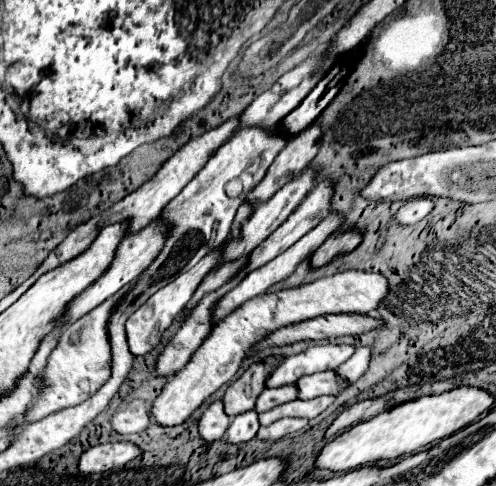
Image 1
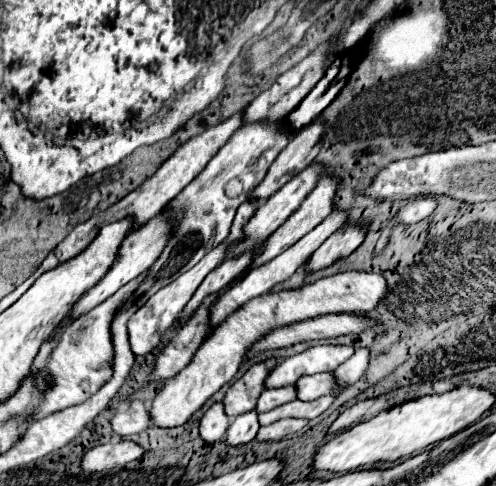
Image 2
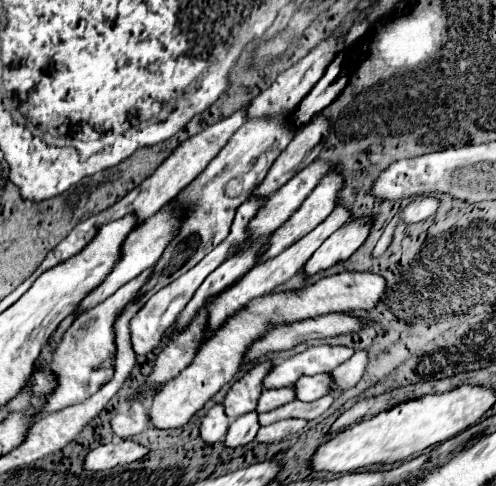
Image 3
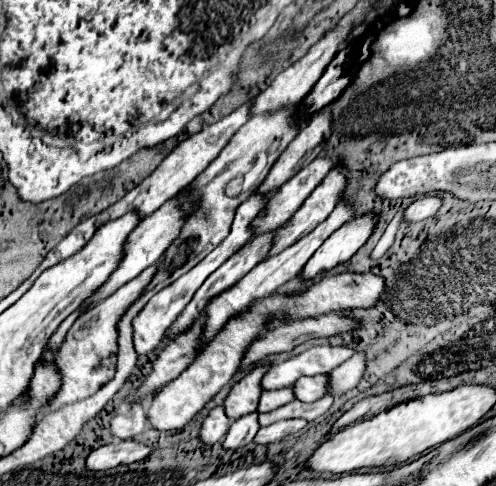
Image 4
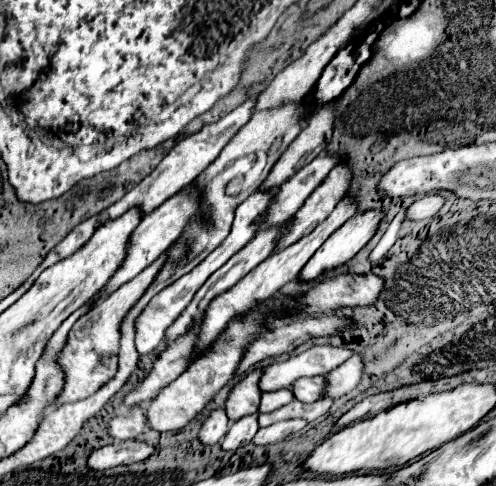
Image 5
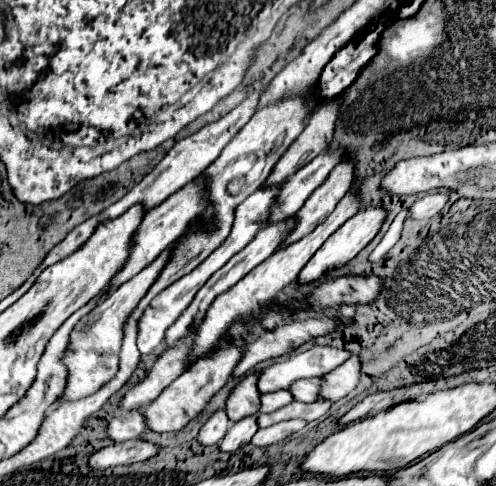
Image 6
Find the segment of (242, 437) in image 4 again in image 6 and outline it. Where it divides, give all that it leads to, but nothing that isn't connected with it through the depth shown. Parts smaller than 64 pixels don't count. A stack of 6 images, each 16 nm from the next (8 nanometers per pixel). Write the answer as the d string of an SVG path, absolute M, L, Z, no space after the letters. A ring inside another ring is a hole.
M246 416L246 418L234 422L232 428L228 430L228 434L224 436L224 440L220 442L220 450L236 452L240 446L246 446L252 440L256 430L258 430L256 416Z

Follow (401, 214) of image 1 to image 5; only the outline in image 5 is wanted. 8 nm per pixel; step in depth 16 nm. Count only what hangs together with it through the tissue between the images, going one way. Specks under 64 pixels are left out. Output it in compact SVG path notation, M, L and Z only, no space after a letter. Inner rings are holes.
M426 194L418 198L408 210L406 210L406 220L424 220L432 218L444 204L444 196L440 194Z

